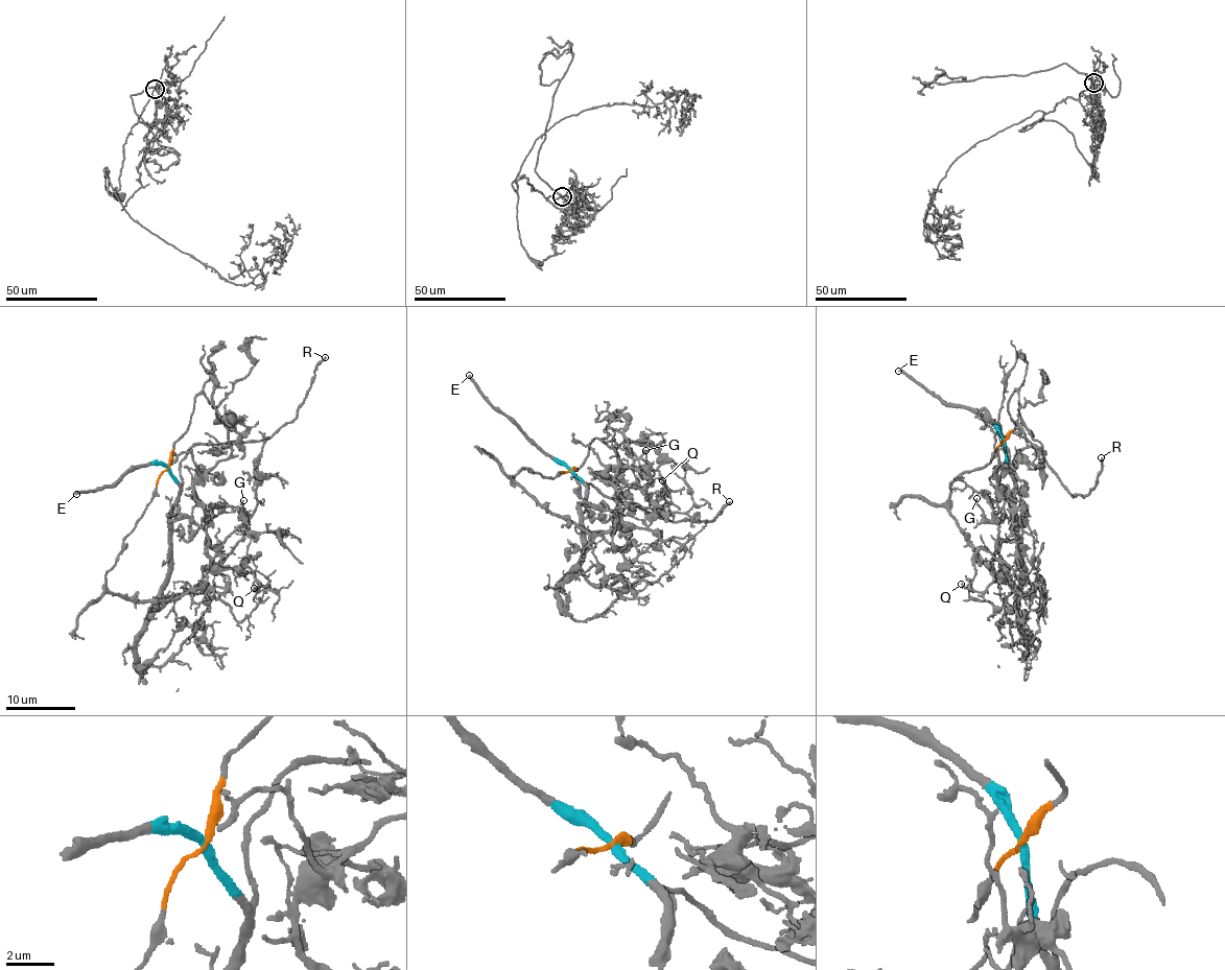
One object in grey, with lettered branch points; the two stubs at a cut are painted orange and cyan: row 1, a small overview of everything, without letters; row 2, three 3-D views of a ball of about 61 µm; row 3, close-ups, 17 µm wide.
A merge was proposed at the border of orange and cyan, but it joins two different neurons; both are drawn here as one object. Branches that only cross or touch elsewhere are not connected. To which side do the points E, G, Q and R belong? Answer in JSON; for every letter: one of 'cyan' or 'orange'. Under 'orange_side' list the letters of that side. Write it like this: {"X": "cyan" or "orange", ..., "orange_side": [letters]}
{"E": "cyan", "G": "orange", "Q": "orange", "R": "cyan", "orange_side": ["G", "Q"]}

